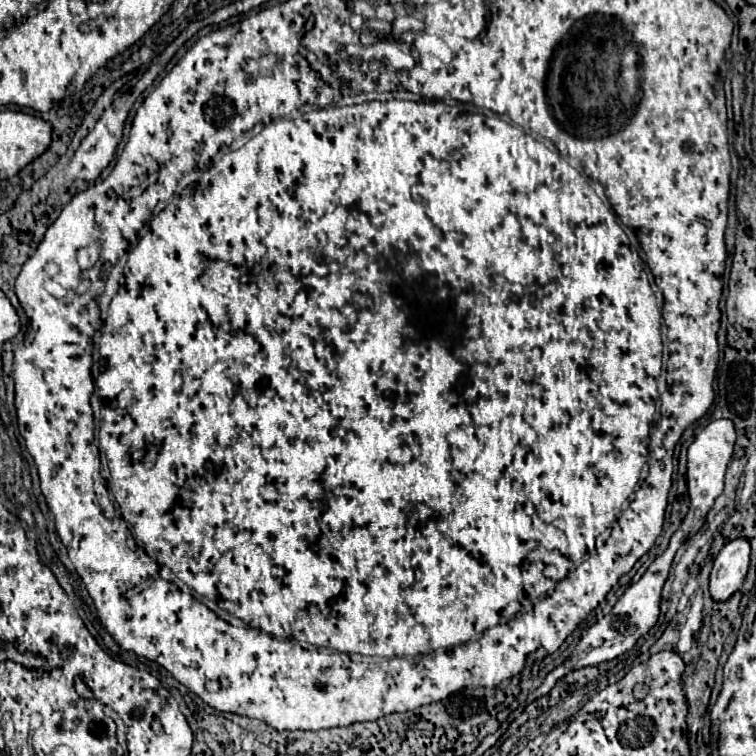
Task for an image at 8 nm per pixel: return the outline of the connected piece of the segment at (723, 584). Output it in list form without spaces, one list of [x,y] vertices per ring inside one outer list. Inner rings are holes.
[[[737,538],[727,542],[715,558],[709,578],[709,592],[715,602],[729,600],[743,586],[749,568],[749,550],[749,542]]]

